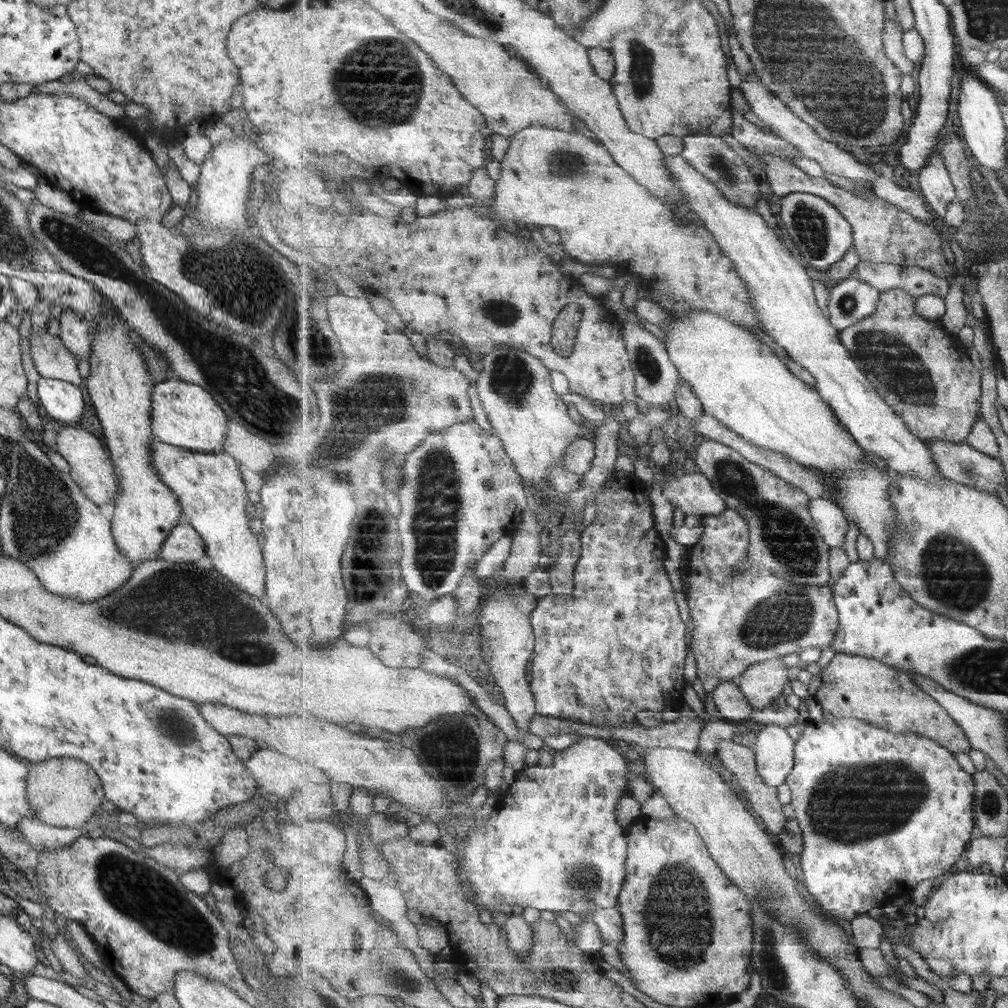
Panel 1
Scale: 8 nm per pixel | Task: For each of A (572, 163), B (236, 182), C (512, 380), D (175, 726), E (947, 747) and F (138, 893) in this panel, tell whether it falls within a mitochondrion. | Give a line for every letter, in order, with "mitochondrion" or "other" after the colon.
A: mitochondrion
B: other
C: mitochondrion
D: mitochondrion
E: other
F: mitochondrion

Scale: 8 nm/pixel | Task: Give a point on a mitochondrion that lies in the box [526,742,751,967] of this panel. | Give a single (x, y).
(580, 875)

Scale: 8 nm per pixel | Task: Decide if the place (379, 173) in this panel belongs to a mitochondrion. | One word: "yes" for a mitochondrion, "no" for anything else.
no

